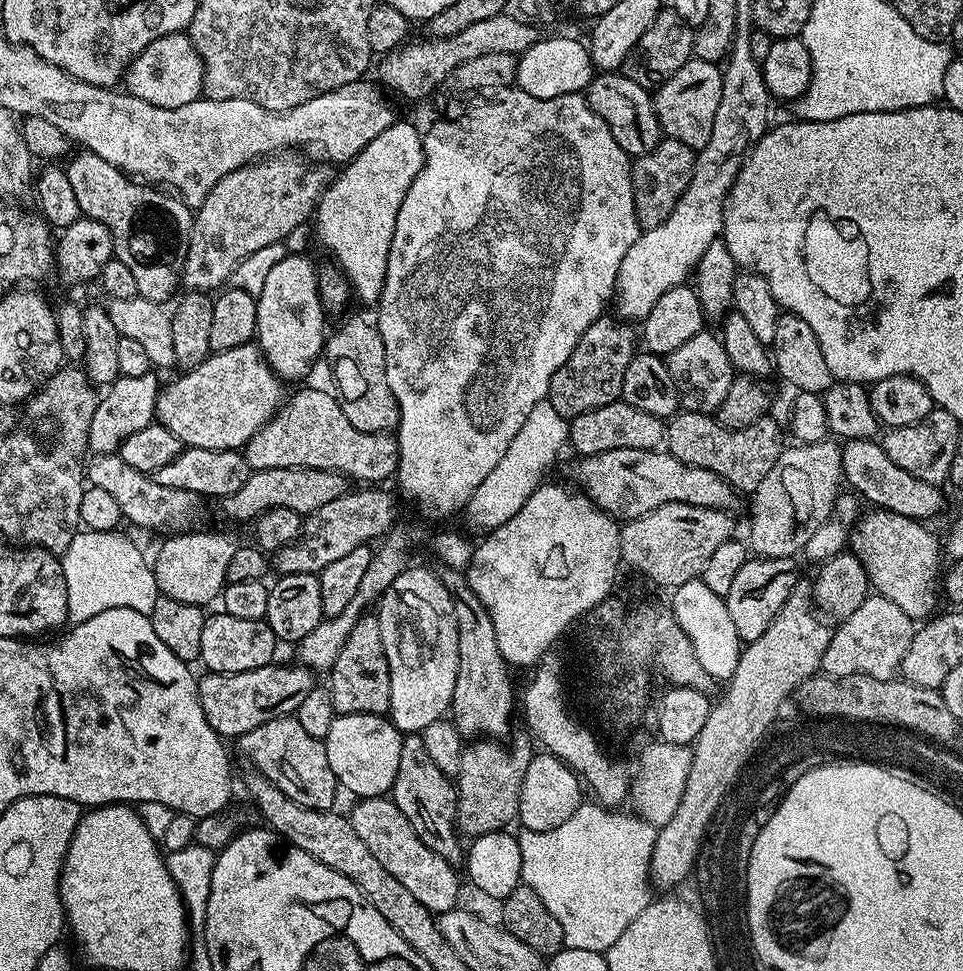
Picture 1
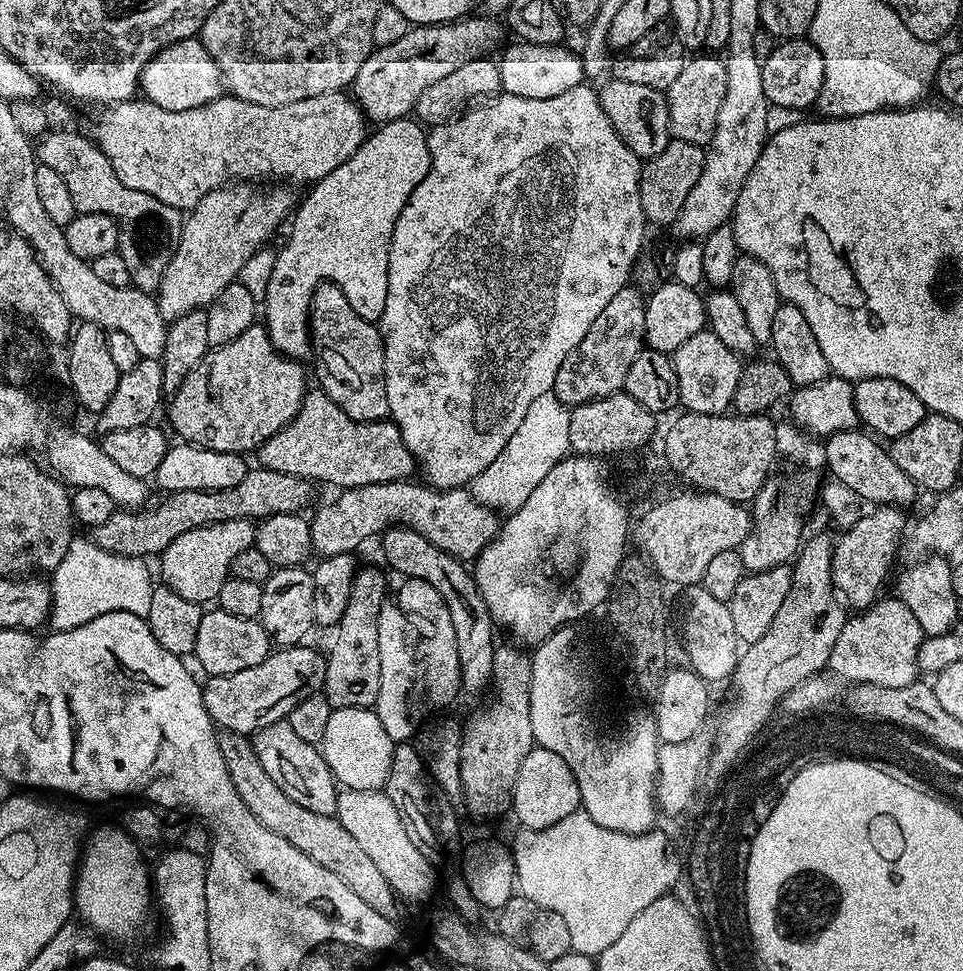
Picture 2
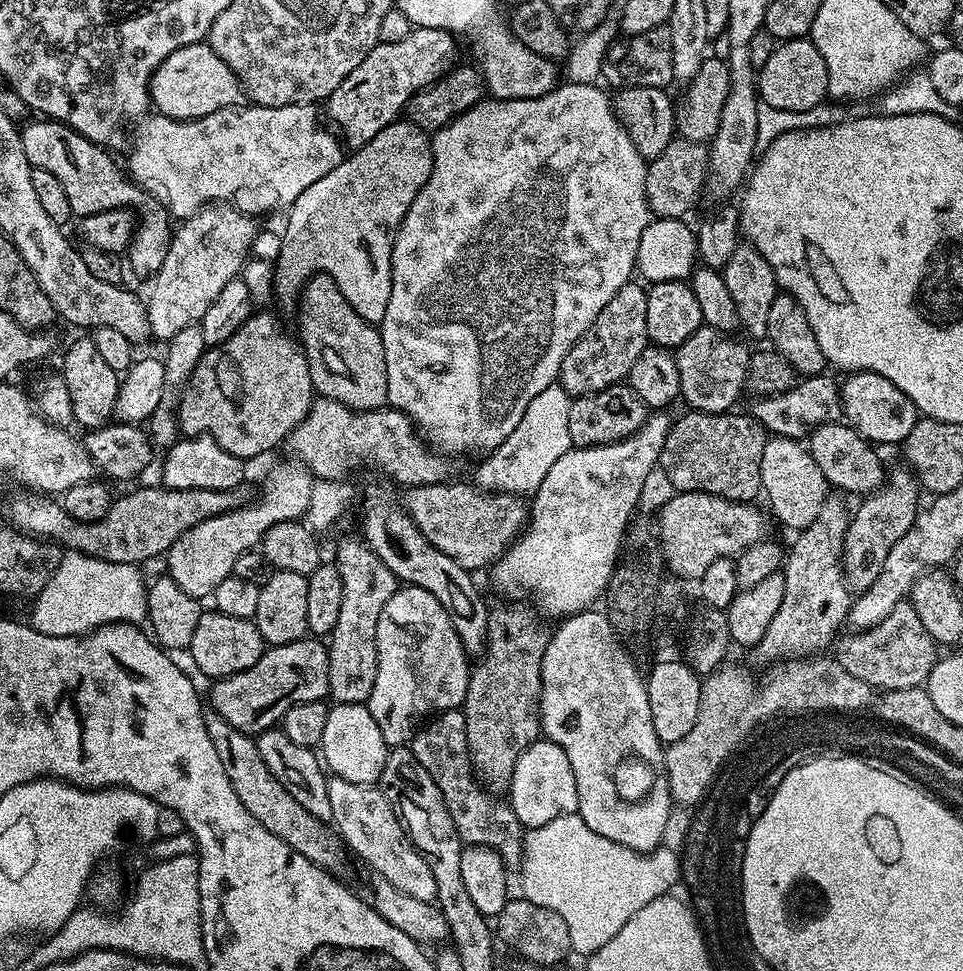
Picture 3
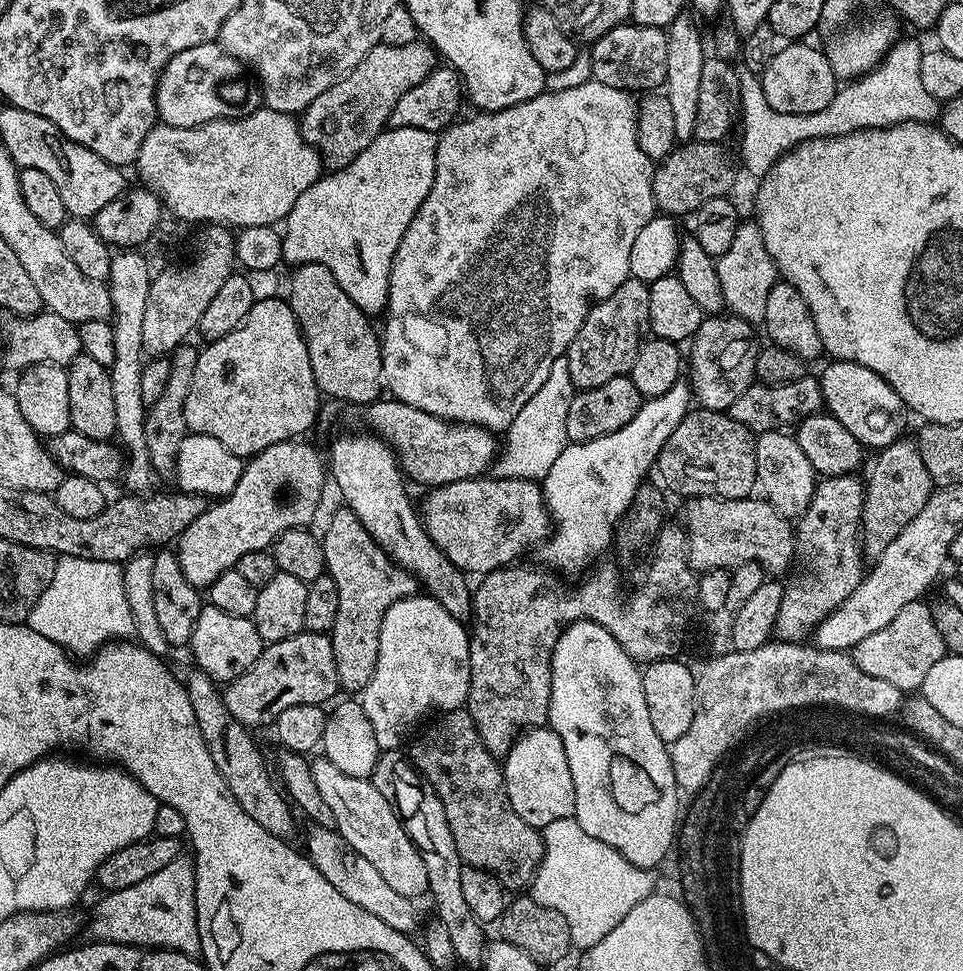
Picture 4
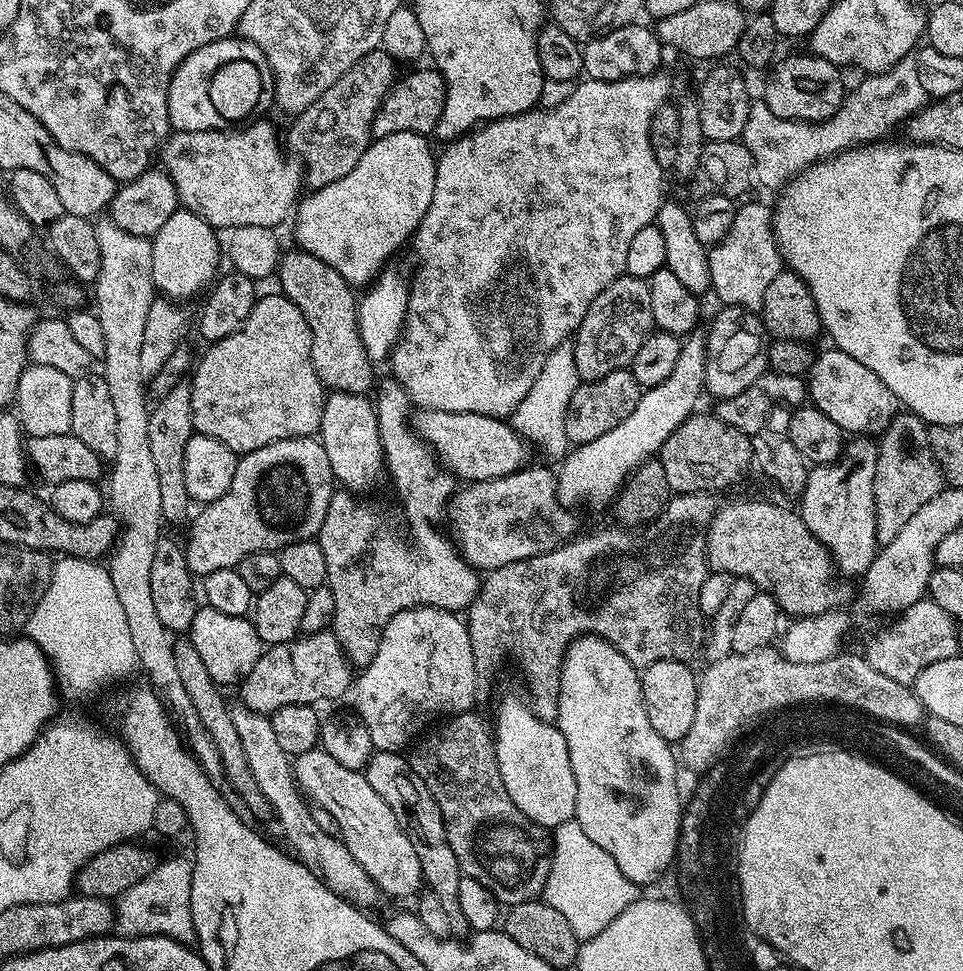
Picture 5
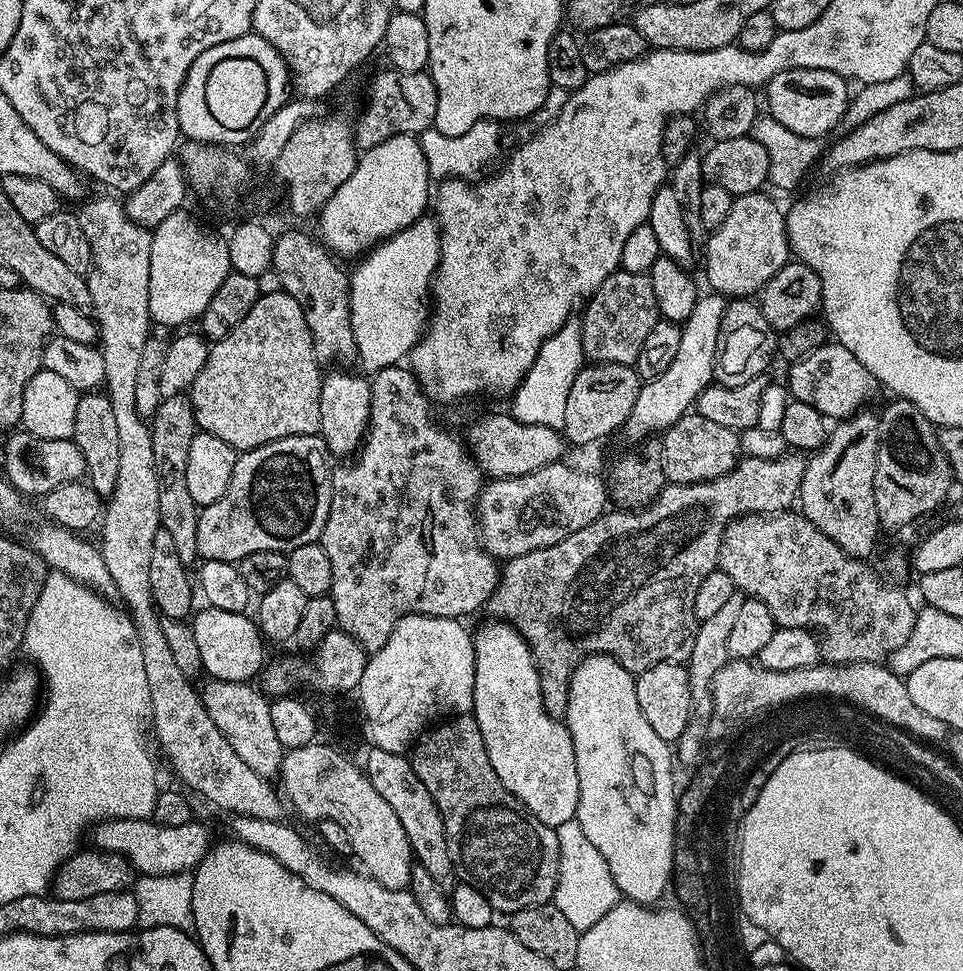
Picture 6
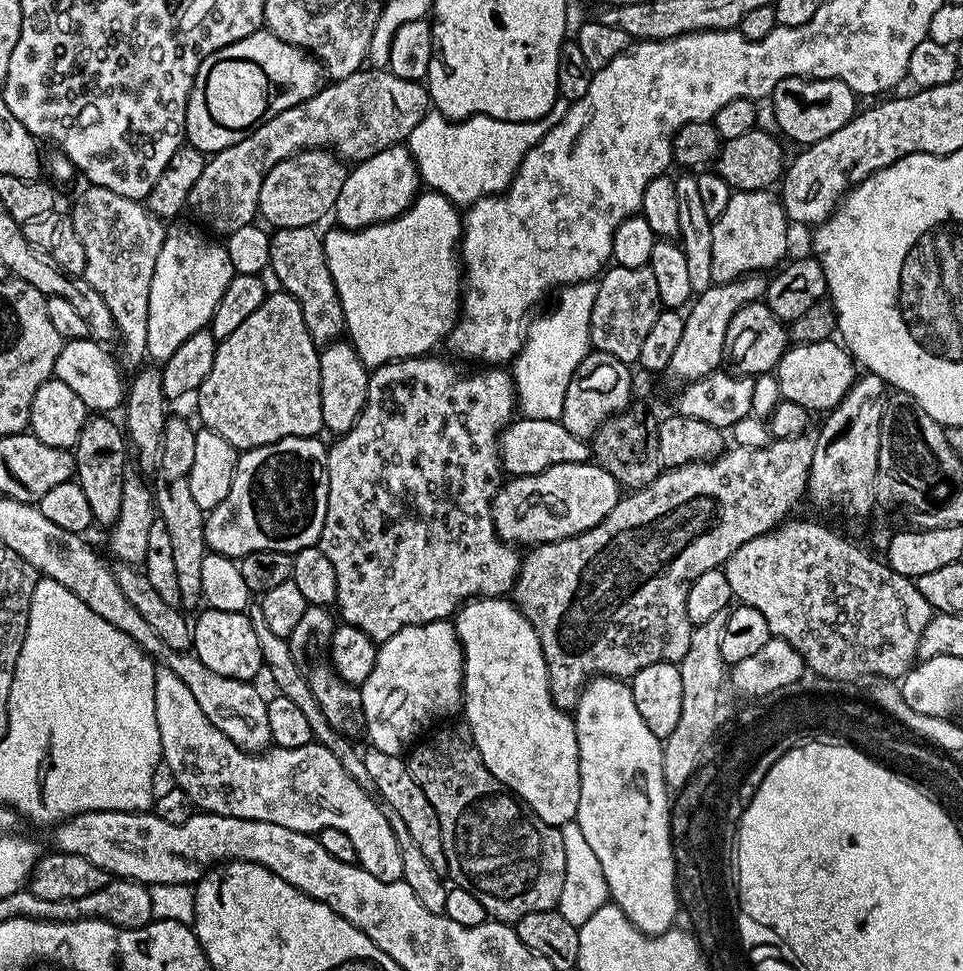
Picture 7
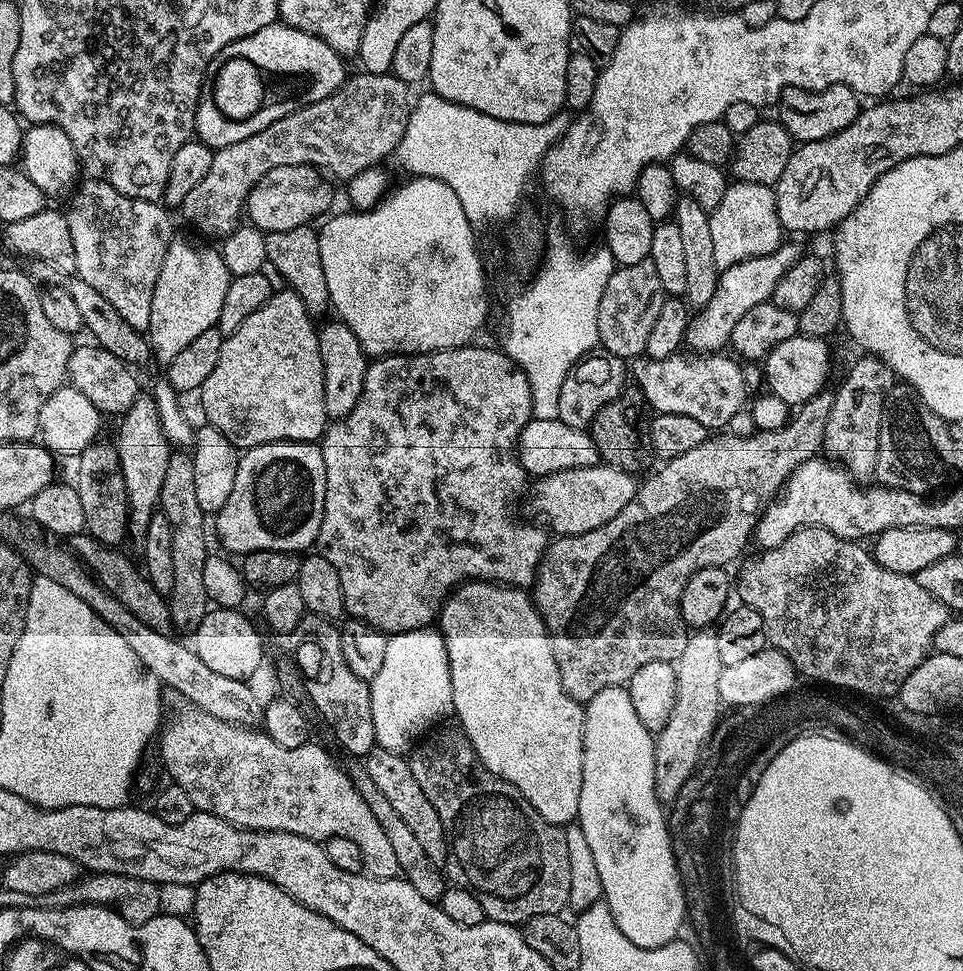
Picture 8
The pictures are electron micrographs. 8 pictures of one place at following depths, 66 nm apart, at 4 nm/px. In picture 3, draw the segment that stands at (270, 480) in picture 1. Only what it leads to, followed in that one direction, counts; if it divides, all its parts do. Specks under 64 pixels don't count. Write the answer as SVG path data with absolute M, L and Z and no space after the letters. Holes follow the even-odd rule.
M247 483L239 484L230 490L178 490L177 488L136 488L125 496L117 495L113 499L110 510L106 510L103 518L98 522L78 522L66 514L63 503L59 499L48 494L41 494L31 490L19 490L13 496L4 500L4 516L9 525L17 532L23 532L26 536L35 536L37 540L51 542L68 552L81 552L90 558L98 558L115 564L143 565L143 560L152 560L155 556L163 557L178 542L186 530L194 530L198 522L206 522L206 518L218 518L218 514L226 514L230 510L238 510L242 505L249 503Z

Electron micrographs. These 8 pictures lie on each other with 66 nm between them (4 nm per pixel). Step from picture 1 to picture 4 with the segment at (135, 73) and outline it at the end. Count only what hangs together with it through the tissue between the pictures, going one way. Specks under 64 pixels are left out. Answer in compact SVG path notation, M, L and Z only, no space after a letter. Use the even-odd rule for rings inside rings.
M216 42L190 46L182 50L182 54L174 54L156 83L156 115L159 123L193 128L206 122L247 116L254 108L252 96L248 93L247 75L245 65Z

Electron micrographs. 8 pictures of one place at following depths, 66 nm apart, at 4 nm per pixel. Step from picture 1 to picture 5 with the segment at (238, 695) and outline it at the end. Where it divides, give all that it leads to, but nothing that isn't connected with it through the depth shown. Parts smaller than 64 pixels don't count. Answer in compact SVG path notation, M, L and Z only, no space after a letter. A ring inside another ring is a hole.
M330 630L301 634L295 640L269 644L254 662L254 670L240 681L239 703L258 714L271 717L282 706L311 704L320 706L323 700L336 700L349 695L354 684L354 669L344 657L338 638Z

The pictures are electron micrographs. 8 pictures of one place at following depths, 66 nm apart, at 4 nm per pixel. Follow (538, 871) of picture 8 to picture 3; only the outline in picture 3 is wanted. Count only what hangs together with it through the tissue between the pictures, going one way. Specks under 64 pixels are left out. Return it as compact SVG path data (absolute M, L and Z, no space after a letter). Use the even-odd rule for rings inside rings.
M460 708L433 715L412 737L410 747L414 758L422 762L426 774L434 778L434 786L442 790L446 810L454 818L454 830L458 830L465 845L477 844L494 850L504 859L505 865L521 863L524 848L525 827L514 814L507 799L489 793L472 771L472 755L466 740L466 718Z

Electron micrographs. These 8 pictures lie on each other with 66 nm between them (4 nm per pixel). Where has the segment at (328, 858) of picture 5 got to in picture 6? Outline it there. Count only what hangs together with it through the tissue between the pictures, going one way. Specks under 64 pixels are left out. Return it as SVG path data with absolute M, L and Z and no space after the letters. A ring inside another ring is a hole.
M205 679L204 688L199 689L200 700L210 714L214 726L234 746L234 754L254 770L254 774L272 778L279 773L286 749L278 742L274 731L274 721L270 719L270 700L259 687L251 683L226 682L225 680Z

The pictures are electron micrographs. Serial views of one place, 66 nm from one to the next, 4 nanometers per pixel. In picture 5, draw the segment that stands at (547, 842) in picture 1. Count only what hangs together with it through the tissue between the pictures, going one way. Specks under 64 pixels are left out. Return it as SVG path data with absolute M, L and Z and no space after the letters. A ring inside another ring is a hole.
M575 818L559 824L552 836L552 869L542 893L544 903L554 906L570 922L577 940L583 942L602 934L626 906L638 899L638 886L618 870L618 862L593 842Z

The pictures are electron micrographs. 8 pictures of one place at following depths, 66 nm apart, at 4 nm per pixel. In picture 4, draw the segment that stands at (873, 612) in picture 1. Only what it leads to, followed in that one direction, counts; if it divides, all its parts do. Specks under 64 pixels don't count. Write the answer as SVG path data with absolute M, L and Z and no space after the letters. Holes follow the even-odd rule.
M923 599L910 602L910 606L905 606L895 616L894 622L882 626L882 630L875 634L862 638L858 646L850 649L852 661L856 663L858 670L863 670L873 678L883 678L885 682L891 682L898 686L901 694L912 694L920 689L926 674L934 667L934 662L946 655L944 639L938 632L932 609L924 603Z

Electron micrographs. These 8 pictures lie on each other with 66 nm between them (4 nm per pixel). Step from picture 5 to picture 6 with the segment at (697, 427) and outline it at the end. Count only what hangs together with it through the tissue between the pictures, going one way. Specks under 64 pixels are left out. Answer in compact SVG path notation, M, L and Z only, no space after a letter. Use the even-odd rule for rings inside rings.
M695 410L678 418L674 426L665 428L662 433L662 467L666 469L669 484L697 484L718 478L736 468L742 459L740 437L732 428L710 422Z

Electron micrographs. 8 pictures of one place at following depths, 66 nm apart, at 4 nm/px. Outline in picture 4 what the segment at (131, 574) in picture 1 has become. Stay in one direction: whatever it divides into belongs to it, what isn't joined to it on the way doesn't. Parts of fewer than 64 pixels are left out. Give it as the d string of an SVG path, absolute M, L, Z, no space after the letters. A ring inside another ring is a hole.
M59 557L54 578L50 578L50 586L42 590L42 598L38 598L34 610L30 610L26 623L76 658L91 657L104 645L131 637L134 614L130 614L130 602L126 602L123 567L114 562L94 562L90 558Z

